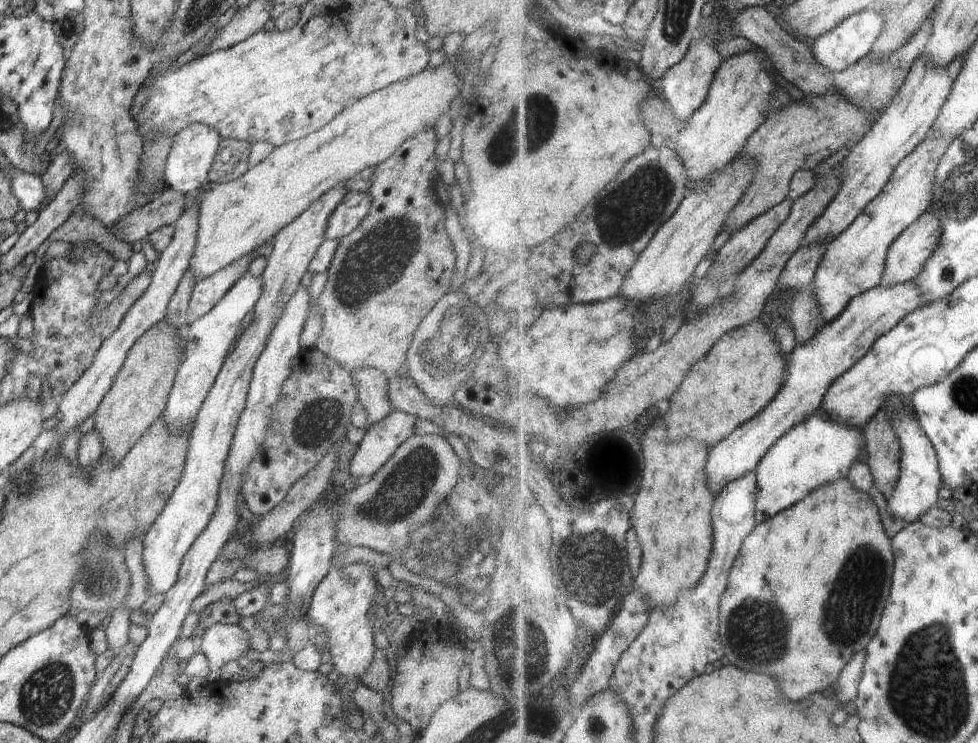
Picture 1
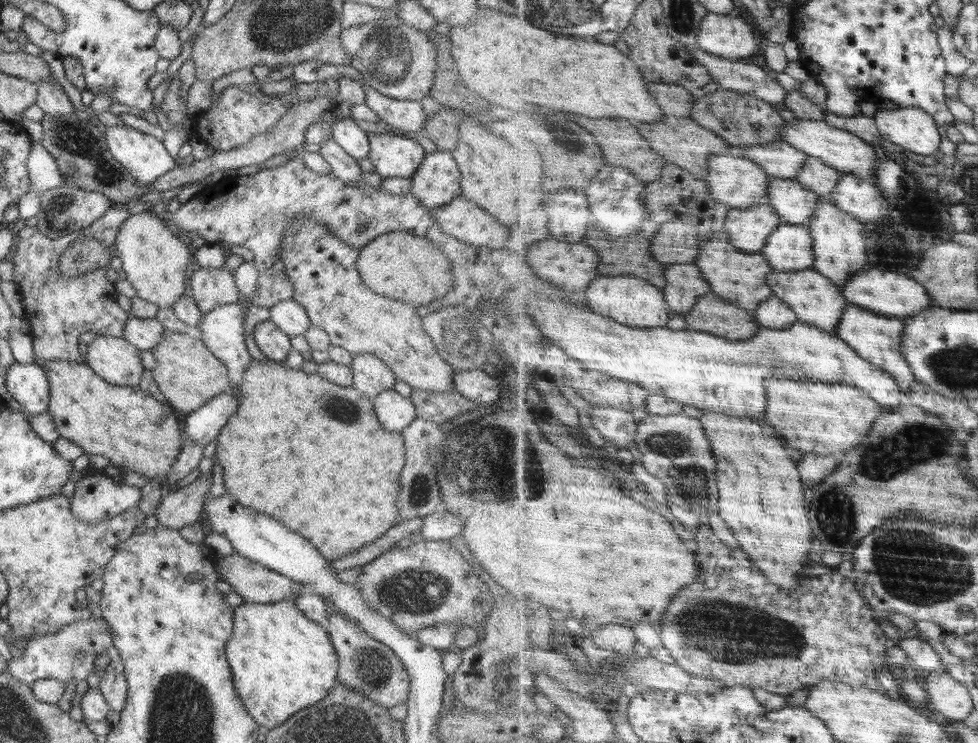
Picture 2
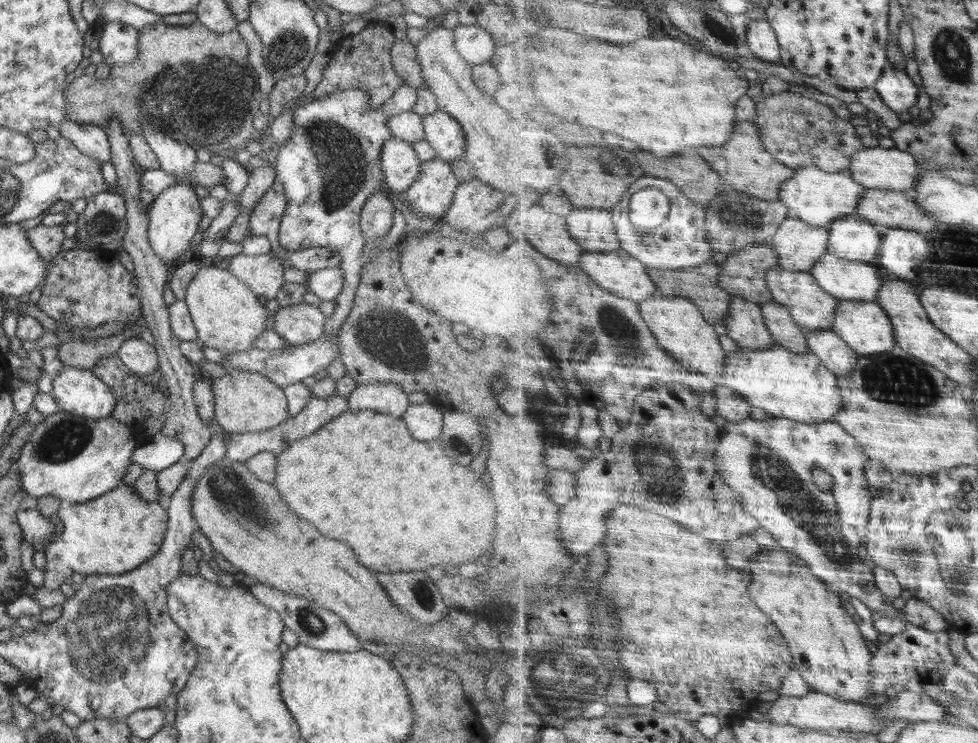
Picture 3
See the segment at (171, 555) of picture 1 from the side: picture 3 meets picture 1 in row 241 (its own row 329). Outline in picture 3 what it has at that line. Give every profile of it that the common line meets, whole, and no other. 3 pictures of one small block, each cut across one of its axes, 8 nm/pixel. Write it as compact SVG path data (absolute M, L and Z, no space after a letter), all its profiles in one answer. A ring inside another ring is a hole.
M302 301L280 307L274 314L272 330L290 345L313 343L323 335L326 318L318 306Z

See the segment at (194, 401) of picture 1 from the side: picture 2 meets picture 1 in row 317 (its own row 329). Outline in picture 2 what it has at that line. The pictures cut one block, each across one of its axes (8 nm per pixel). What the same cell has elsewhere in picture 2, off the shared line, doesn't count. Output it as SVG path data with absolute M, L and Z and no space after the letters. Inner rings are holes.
M242 301L220 305L204 313L197 327L199 332L193 331L215 358L240 373L244 373L253 362L244 335L246 305Z

